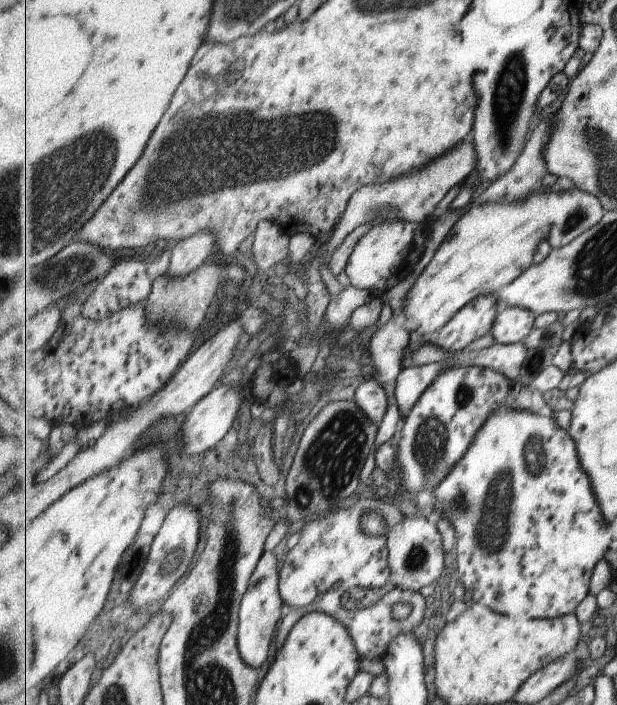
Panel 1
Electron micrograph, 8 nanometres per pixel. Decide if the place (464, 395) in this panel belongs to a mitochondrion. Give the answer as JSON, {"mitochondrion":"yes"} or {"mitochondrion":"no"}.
{"mitochondrion":"yes"}

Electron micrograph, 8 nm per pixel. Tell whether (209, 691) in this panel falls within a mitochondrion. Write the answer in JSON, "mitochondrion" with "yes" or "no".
{"mitochondrion":"yes"}

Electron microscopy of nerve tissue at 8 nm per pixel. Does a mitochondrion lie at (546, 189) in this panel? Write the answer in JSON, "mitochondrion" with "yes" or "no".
{"mitochondrion":"no"}

